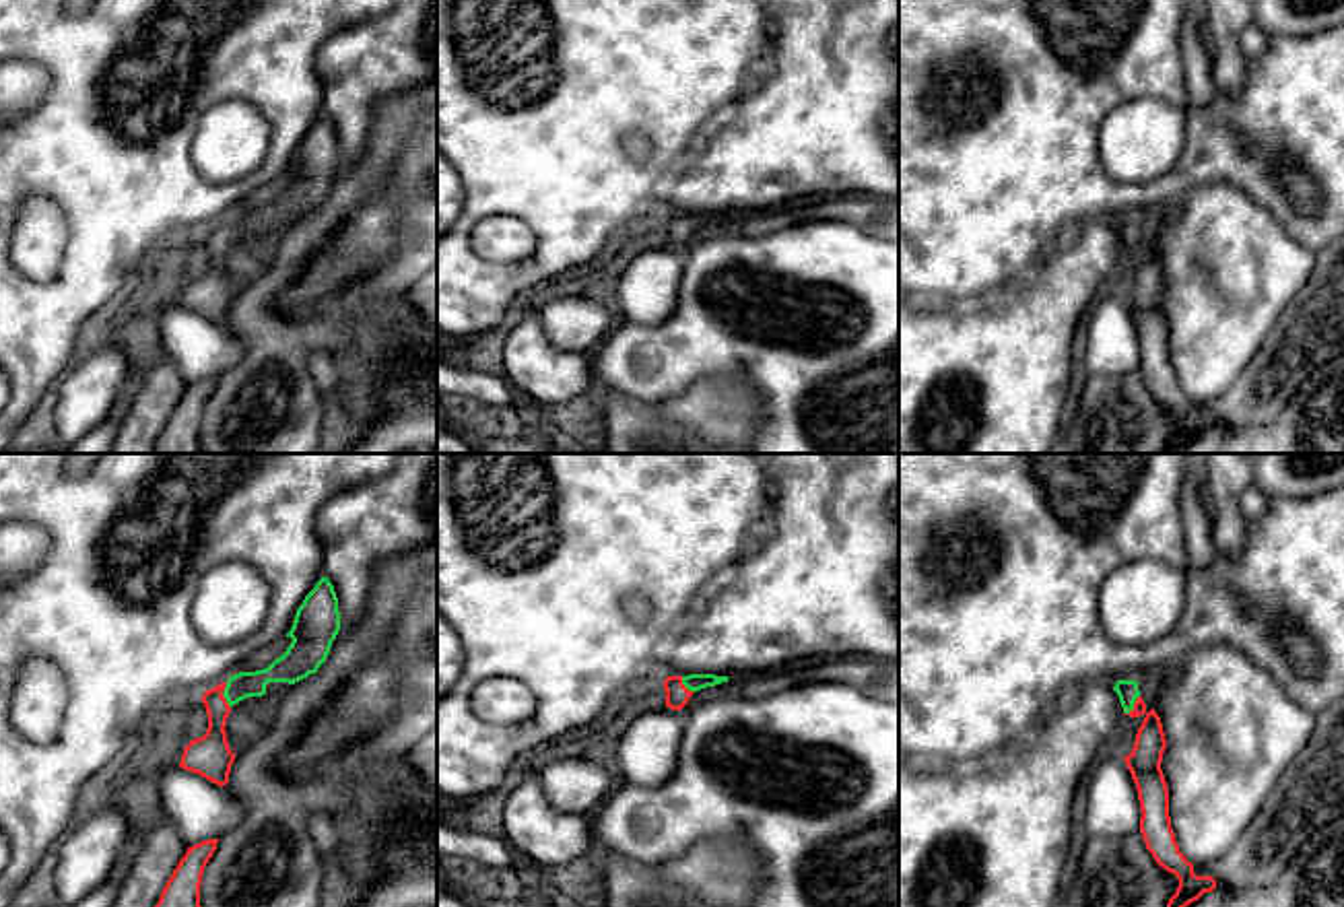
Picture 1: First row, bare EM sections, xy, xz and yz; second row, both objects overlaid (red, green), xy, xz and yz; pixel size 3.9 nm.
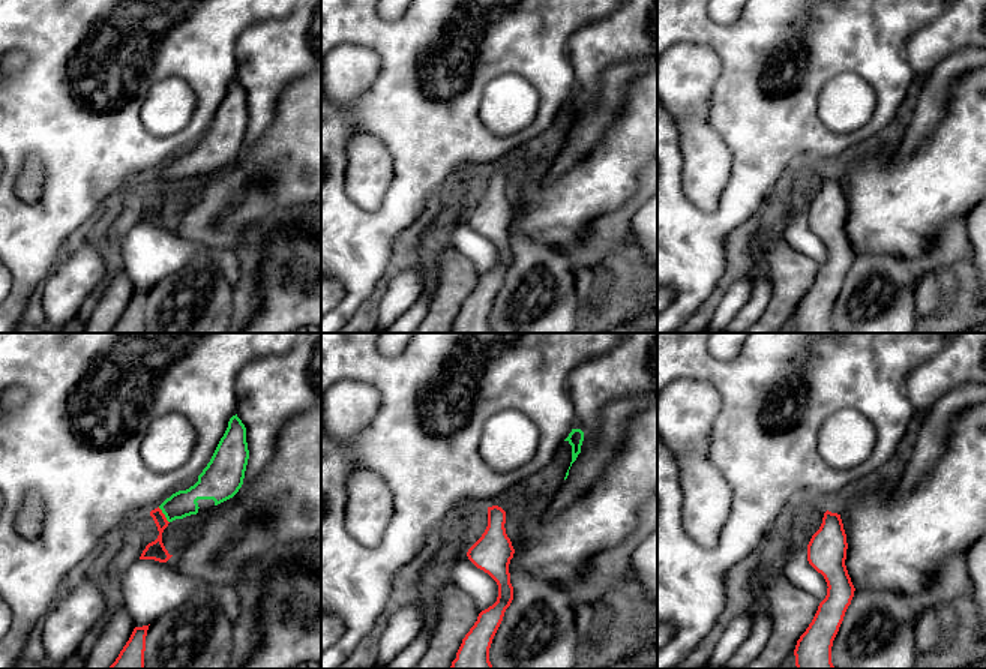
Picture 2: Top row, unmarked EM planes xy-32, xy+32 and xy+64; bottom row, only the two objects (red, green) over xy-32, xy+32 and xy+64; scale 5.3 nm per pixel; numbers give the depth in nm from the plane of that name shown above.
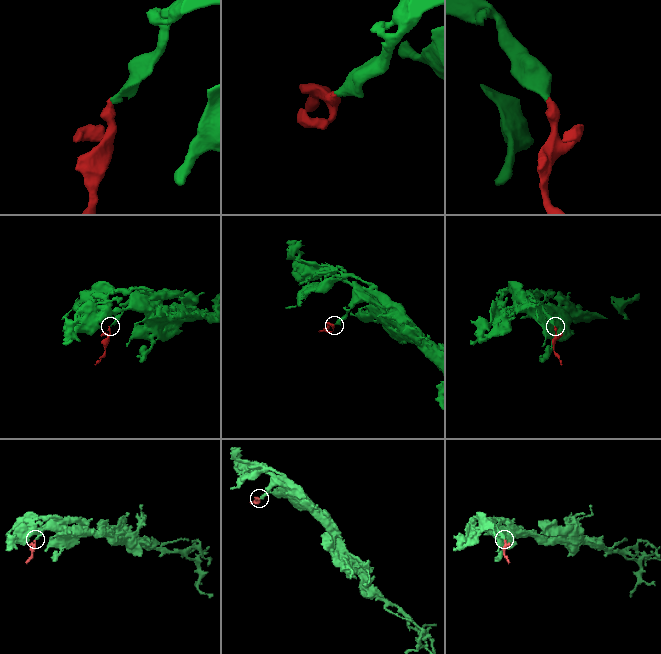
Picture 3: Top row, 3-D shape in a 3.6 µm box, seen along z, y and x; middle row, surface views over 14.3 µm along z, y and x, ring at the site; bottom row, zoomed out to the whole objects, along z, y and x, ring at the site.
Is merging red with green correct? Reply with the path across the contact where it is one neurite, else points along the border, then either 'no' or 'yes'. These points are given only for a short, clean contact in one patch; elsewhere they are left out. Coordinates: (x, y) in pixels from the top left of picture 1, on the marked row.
way xy (211, 757), (221, 695), (242, 685); yes

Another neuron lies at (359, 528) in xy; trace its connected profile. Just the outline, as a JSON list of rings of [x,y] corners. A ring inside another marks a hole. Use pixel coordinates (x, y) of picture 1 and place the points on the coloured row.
[[[404,454],[383,478],[346,489],[326,501],[315,517],[324,577],[338,598],[340,631],[352,631],[369,608],[375,569],[390,557],[437,542],[437,454]]]

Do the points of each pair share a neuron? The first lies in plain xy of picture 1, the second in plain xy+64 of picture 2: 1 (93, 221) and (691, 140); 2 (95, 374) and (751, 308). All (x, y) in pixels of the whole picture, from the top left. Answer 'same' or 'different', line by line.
1: different
2: different

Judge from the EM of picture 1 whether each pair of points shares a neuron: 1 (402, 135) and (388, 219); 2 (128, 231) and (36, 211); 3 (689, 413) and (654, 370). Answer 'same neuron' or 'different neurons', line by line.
1: different neurons
2: different neurons
3: different neurons

